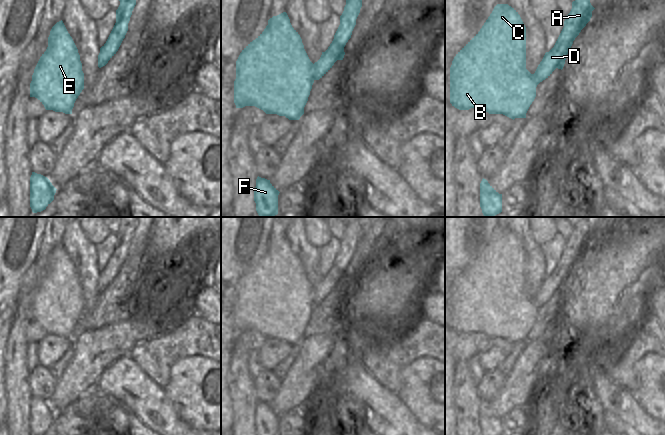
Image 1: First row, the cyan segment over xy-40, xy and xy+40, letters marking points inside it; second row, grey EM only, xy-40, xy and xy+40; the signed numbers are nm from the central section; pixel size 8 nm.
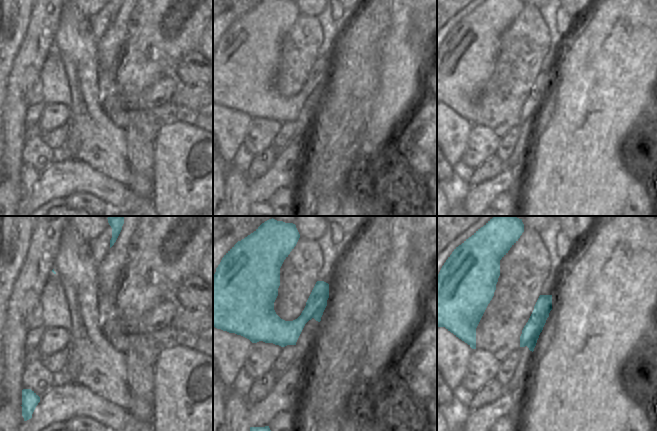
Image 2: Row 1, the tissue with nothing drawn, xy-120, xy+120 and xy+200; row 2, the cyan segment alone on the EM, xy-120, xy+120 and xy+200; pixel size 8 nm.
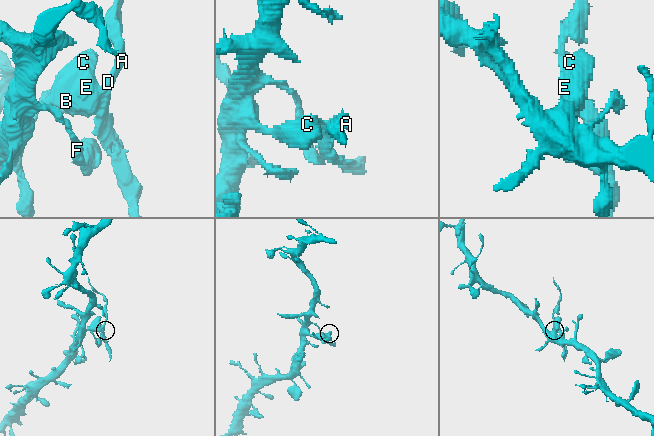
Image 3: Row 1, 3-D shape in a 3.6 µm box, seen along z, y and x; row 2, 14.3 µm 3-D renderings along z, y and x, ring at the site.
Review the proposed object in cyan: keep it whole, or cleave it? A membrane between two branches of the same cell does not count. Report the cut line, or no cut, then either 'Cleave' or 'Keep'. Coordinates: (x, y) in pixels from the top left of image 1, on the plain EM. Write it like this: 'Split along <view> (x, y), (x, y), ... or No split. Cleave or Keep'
Split along xy (313, 288), (314, 303). Cleave.

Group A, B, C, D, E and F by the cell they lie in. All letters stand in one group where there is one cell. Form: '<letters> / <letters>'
A D / B C E F

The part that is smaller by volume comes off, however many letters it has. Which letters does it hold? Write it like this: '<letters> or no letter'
A, D

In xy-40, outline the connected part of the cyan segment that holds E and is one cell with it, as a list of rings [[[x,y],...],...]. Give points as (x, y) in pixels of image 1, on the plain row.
[[[63,245],[57,246],[48,261],[48,271],[40,281],[30,307],[30,321],[37,322],[46,334],[72,338],[74,327],[84,313],[84,297],[78,273]]]

